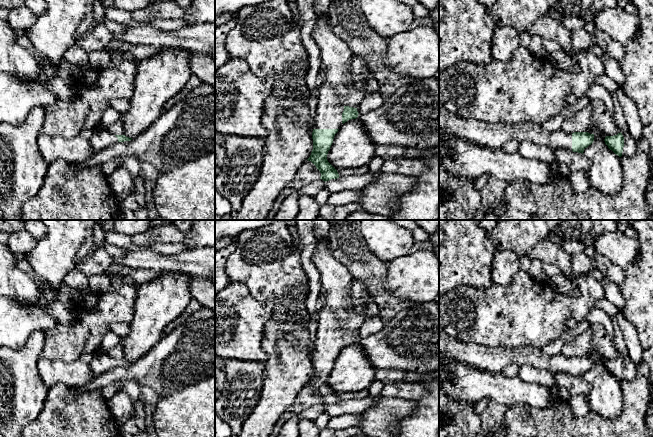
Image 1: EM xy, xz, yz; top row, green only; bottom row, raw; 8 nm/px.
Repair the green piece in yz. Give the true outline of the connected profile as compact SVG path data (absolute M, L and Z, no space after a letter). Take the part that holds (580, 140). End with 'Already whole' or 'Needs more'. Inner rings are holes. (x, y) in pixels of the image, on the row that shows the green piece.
M439 112L439 127L457 138L482 147L500 147L508 141L519 143L529 140L539 145L563 148L582 153L594 141L588 132L567 133L563 130L544 131L535 123L488 123L476 119L464 119L449 112Z. Needs more

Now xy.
M97 126L93 129L93 134L89 142L95 152L102 150L114 143L130 140L132 140L132 138L126 137L125 135L113 135L100 126Z. Needs more

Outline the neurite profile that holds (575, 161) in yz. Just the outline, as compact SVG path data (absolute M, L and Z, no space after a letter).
M557 148L554 150L554 155L556 160L567 165L571 172L580 170L587 172L592 164L591 160L584 154L568 149Z

